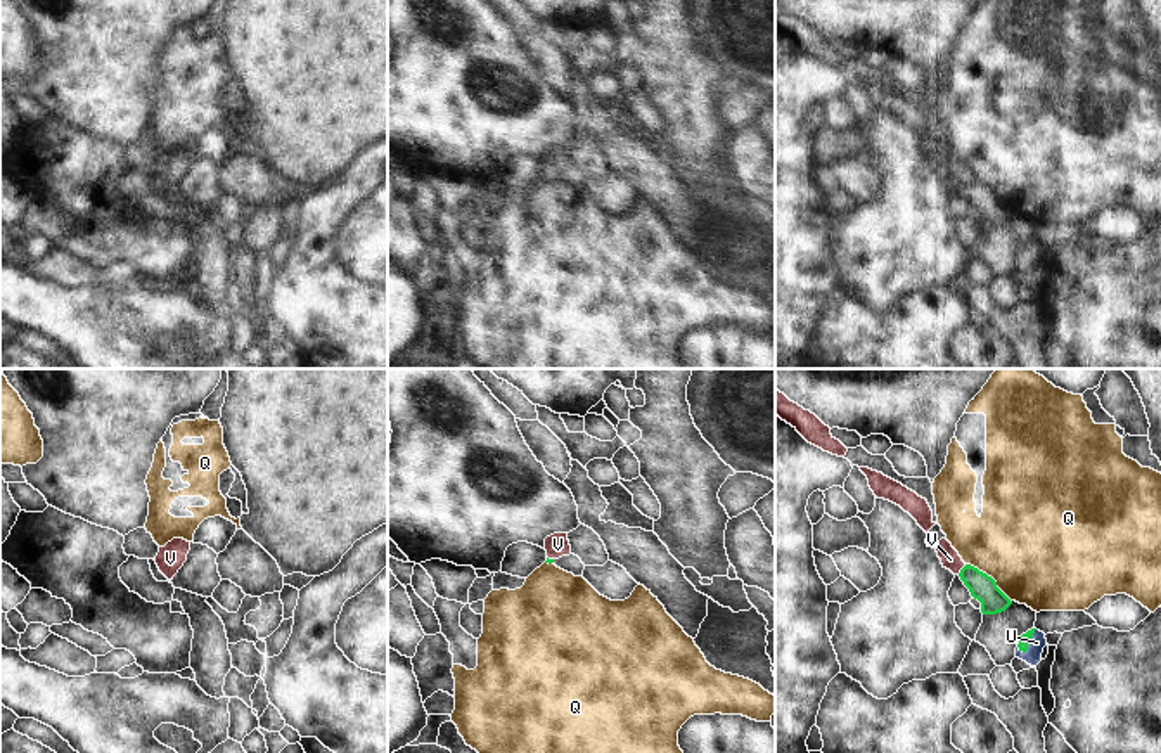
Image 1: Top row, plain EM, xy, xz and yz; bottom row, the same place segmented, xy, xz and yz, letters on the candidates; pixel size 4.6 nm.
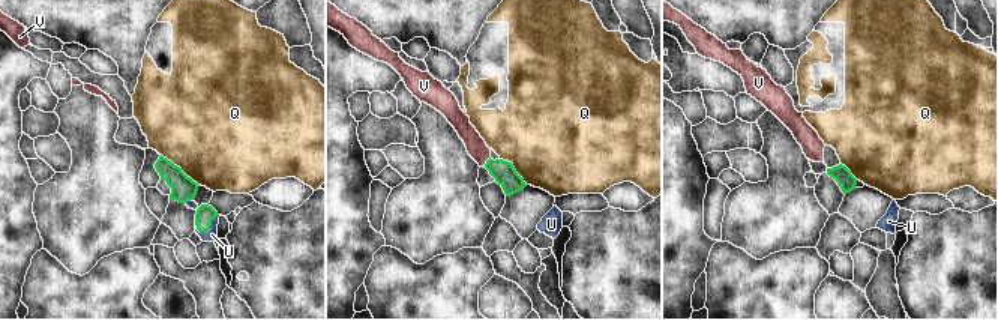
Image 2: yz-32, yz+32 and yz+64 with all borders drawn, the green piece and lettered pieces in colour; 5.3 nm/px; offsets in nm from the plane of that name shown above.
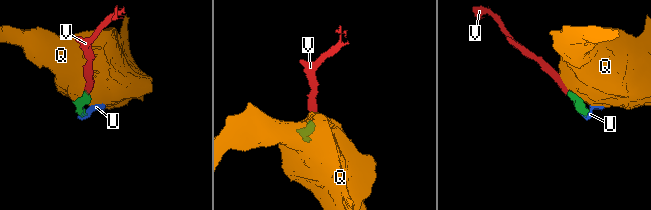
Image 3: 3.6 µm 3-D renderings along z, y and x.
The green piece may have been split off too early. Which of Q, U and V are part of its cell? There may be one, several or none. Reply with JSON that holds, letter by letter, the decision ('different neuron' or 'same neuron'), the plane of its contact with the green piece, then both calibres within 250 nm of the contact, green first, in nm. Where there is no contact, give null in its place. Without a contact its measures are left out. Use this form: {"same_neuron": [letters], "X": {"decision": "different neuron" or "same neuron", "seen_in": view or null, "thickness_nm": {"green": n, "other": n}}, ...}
{"same_neuron": ["U", "V"], "Q": {"decision": "different neuron", "seen_in": "yz", "thickness_nm": {"green": 120, "other": 500}}, "U": {"decision": "same neuron", "seen_in": "yz", "thickness_nm": {"green": 50, "other": 80}}, "V": {"decision": "same neuron", "seen_in": "yz", "thickness_nm": {"green": 120, "other": 90}}}

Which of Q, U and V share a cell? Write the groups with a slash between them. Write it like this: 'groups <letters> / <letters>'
groups Q / U V

